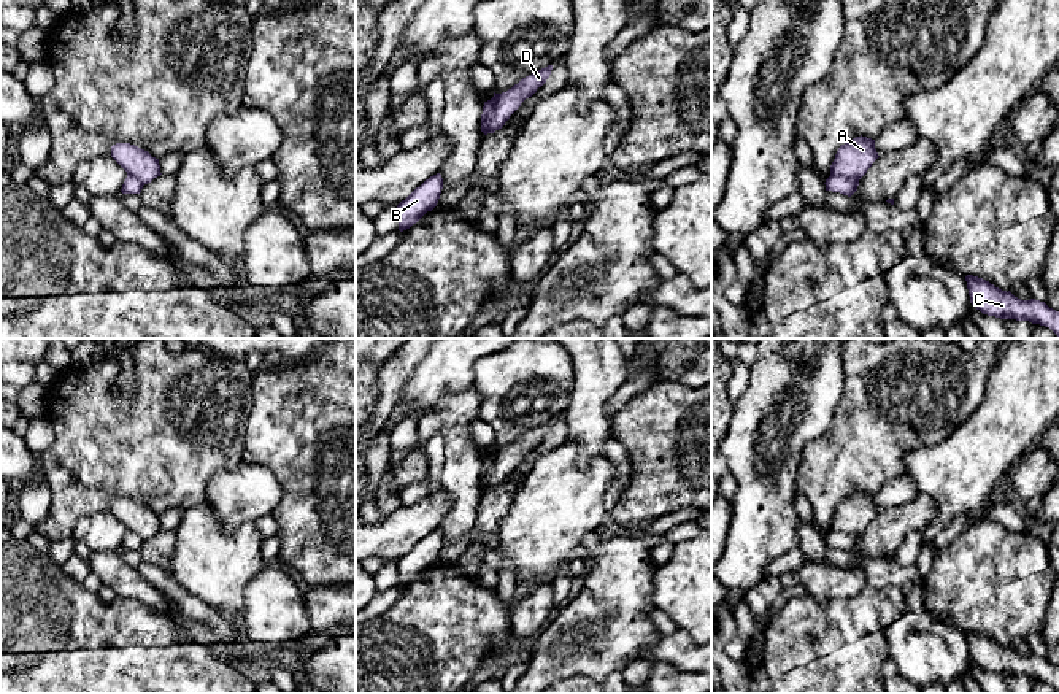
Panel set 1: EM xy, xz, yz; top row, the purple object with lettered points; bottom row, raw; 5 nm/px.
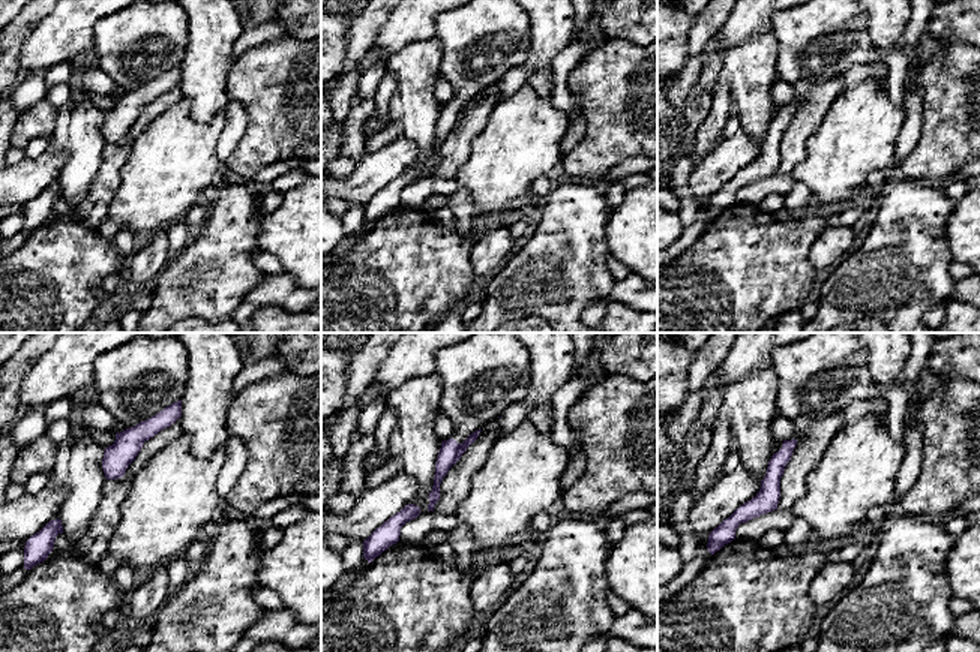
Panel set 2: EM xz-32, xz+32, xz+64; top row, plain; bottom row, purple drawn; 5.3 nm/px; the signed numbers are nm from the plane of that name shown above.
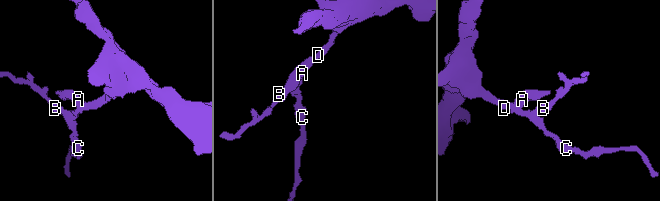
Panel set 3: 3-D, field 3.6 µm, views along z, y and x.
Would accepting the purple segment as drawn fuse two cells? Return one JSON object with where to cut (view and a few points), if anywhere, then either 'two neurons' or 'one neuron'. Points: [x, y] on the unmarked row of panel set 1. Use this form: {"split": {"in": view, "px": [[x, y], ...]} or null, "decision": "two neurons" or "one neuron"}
{"split": {"in": "xz", "px": [[492, 454], [492, 464], [483, 488]]}, "decision": "two neurons"}

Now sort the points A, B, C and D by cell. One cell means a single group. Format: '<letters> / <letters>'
A D / B C

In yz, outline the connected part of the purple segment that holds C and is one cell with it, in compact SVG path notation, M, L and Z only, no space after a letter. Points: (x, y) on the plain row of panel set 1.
M967 630L965 637L970 659L983 670L1040 680L1049 683L1059 694L1059 667L1049 664L1045 657L1035 654L1021 656L1010 646L1002 646L973 630Z

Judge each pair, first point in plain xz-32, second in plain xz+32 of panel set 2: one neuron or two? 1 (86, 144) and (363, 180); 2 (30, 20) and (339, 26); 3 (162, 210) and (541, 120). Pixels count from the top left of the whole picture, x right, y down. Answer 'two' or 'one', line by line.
1: two
2: two
3: one

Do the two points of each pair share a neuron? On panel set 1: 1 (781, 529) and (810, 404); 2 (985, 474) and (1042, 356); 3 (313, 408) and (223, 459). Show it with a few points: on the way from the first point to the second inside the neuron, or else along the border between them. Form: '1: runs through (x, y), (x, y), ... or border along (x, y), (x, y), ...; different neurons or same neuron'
1: runs through (778, 497), (778, 440), (783, 435); same neuron
2: runs through (988, 445), (1012, 418), (1029, 385); same neuron
3: border along (251, 412), (246, 421), (242, 462); different neurons

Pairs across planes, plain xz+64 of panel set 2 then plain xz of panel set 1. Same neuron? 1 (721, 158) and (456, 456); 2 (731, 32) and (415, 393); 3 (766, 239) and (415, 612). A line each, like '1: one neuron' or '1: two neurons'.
1: two neurons
2: one neuron
3: one neuron

